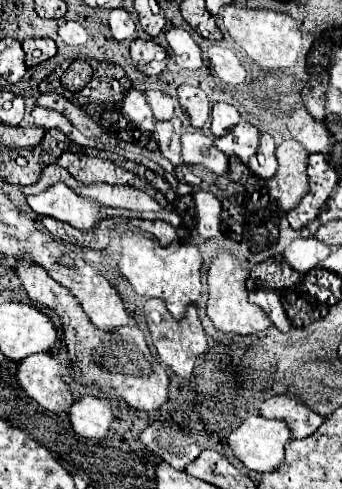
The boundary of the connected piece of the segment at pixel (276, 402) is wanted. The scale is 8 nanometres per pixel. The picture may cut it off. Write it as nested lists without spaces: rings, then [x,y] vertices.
[[[290,395],[266,399],[260,407],[260,415],[268,419],[284,419],[292,429],[292,437],[298,437],[298,439],[312,435],[324,421],[322,415],[308,409],[304,403],[296,401]]]

